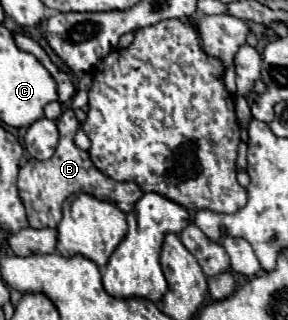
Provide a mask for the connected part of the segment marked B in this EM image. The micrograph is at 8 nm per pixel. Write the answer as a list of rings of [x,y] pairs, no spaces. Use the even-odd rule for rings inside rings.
[[[66,107],[62,111],[56,125],[60,129],[60,143],[58,143],[56,153],[48,161],[28,159],[26,165],[20,167],[18,189],[20,189],[20,197],[24,201],[24,207],[26,207],[30,227],[34,227],[34,229],[58,227],[58,223],[62,219],[62,203],[74,193],[88,193],[96,199],[118,205],[118,209],[124,213],[130,213],[134,209],[136,201],[144,195],[142,189],[136,183],[120,183],[120,181],[112,181],[110,177],[102,175],[90,161],[88,151],[82,151],[74,145],[74,133],[78,129],[78,119],[70,107]]]

